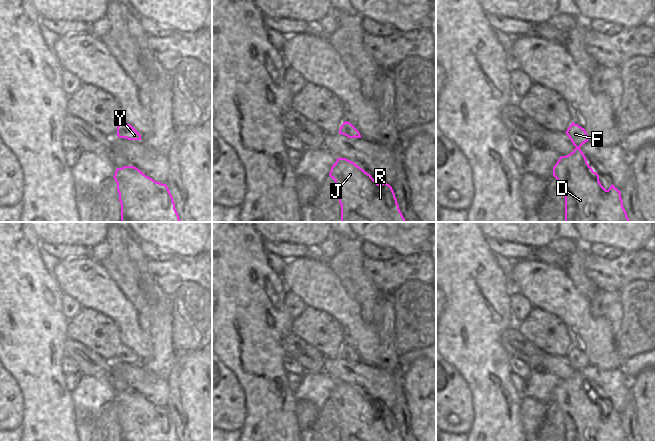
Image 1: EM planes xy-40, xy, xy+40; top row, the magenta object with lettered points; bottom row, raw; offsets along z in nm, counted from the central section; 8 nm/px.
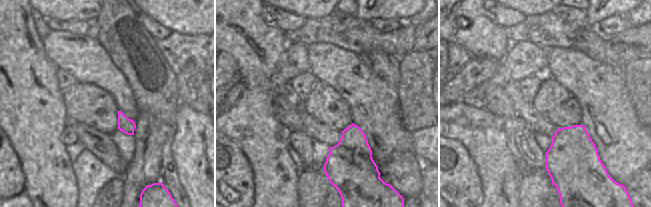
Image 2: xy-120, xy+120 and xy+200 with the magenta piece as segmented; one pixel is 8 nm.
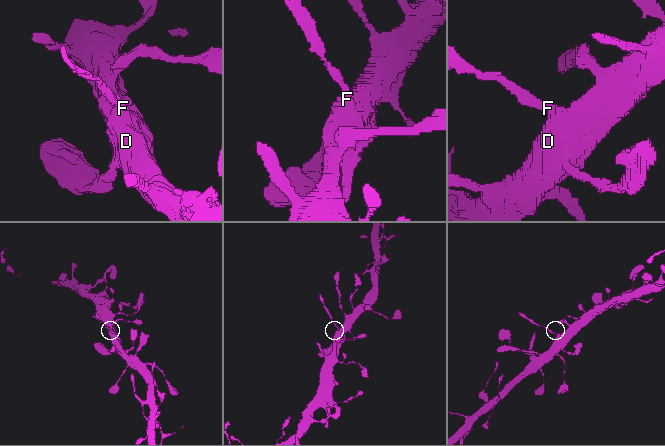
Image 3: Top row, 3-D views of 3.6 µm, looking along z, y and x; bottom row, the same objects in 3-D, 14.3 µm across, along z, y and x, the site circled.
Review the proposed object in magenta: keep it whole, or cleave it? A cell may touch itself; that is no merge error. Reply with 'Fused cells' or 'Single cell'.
Fused cells.

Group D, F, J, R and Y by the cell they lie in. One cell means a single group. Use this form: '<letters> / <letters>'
D F J R / Y

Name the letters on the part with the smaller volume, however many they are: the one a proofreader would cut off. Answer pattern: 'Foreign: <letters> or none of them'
Foreign: Y

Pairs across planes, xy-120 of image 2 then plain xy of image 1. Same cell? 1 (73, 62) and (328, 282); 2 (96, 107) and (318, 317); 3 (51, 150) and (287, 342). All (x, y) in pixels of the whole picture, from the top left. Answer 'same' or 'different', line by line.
1: same
2: same
3: different

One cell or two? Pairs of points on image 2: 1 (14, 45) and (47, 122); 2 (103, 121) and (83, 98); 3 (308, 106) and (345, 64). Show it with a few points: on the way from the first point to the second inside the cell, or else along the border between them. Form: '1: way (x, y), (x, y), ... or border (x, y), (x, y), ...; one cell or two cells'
1: way (14, 64), (14, 73), (23, 86), (28, 103); one cell
2: way (97, 115), (88, 104); one cell
3: border (318, 80), (329, 84), (344, 100); two cells

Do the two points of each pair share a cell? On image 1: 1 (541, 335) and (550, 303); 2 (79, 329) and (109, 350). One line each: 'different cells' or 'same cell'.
1: different cells
2: same cell

